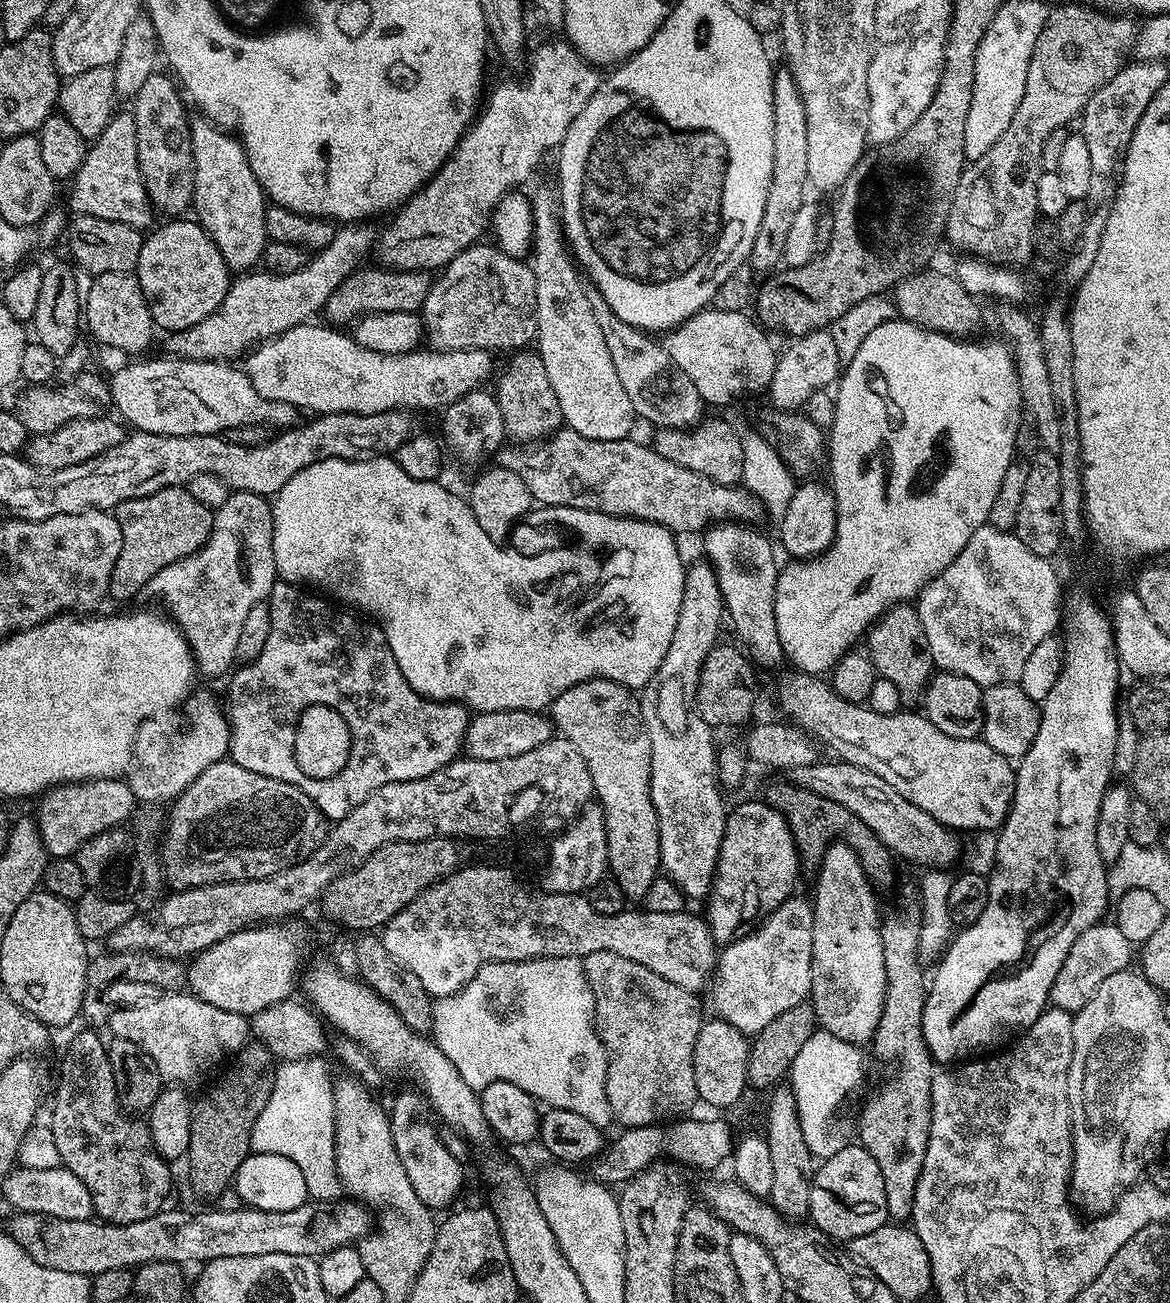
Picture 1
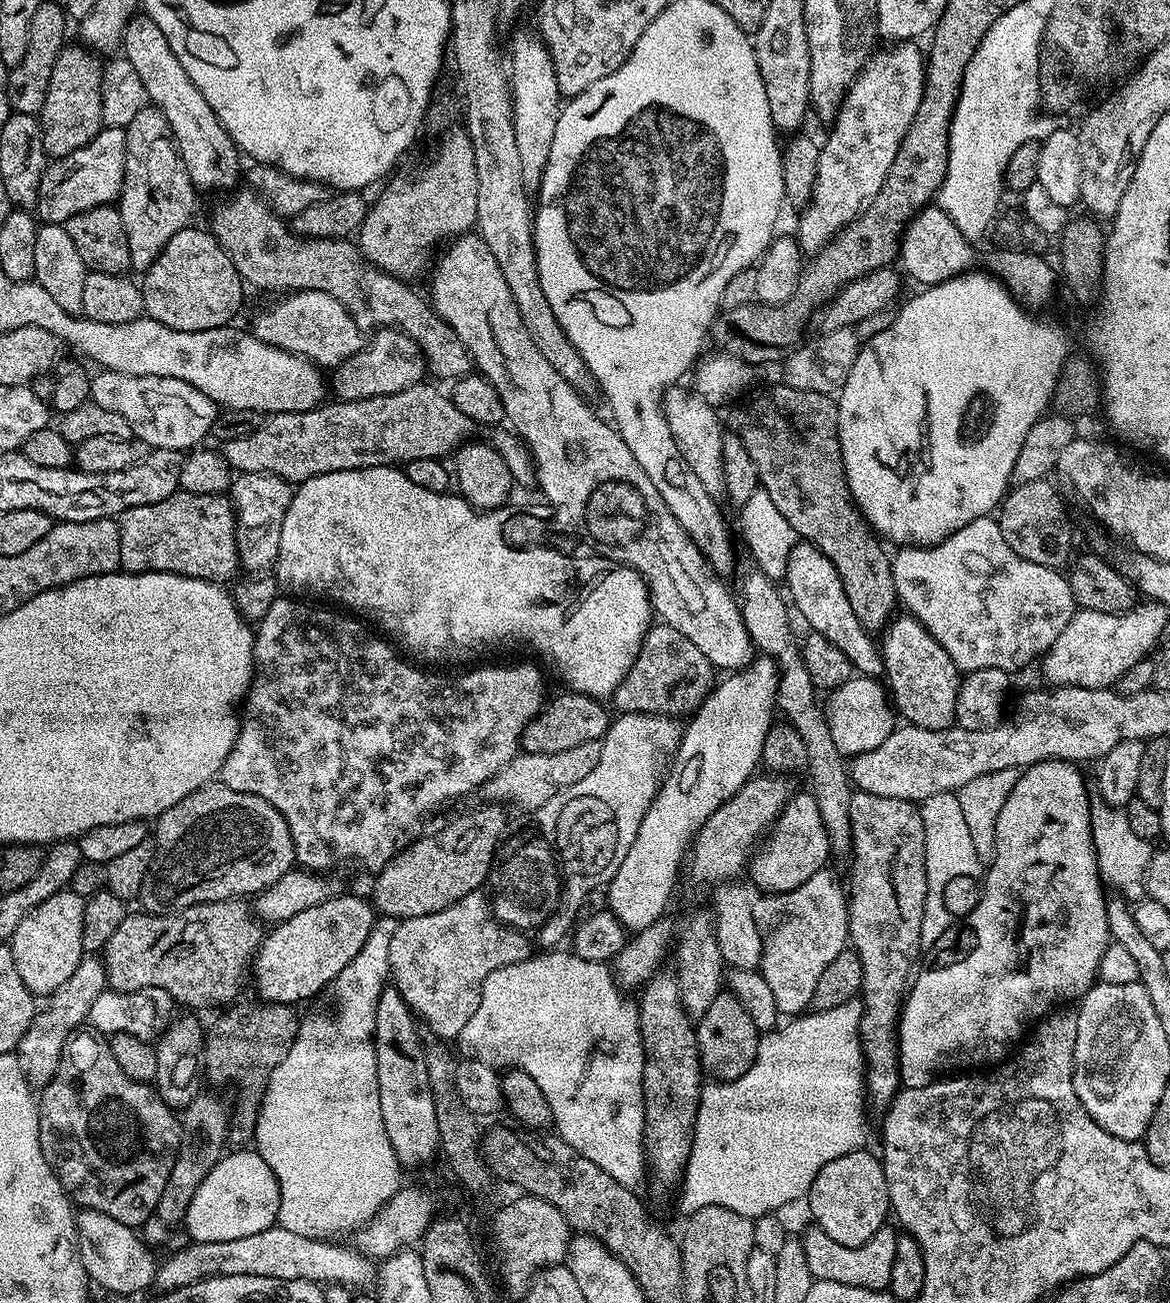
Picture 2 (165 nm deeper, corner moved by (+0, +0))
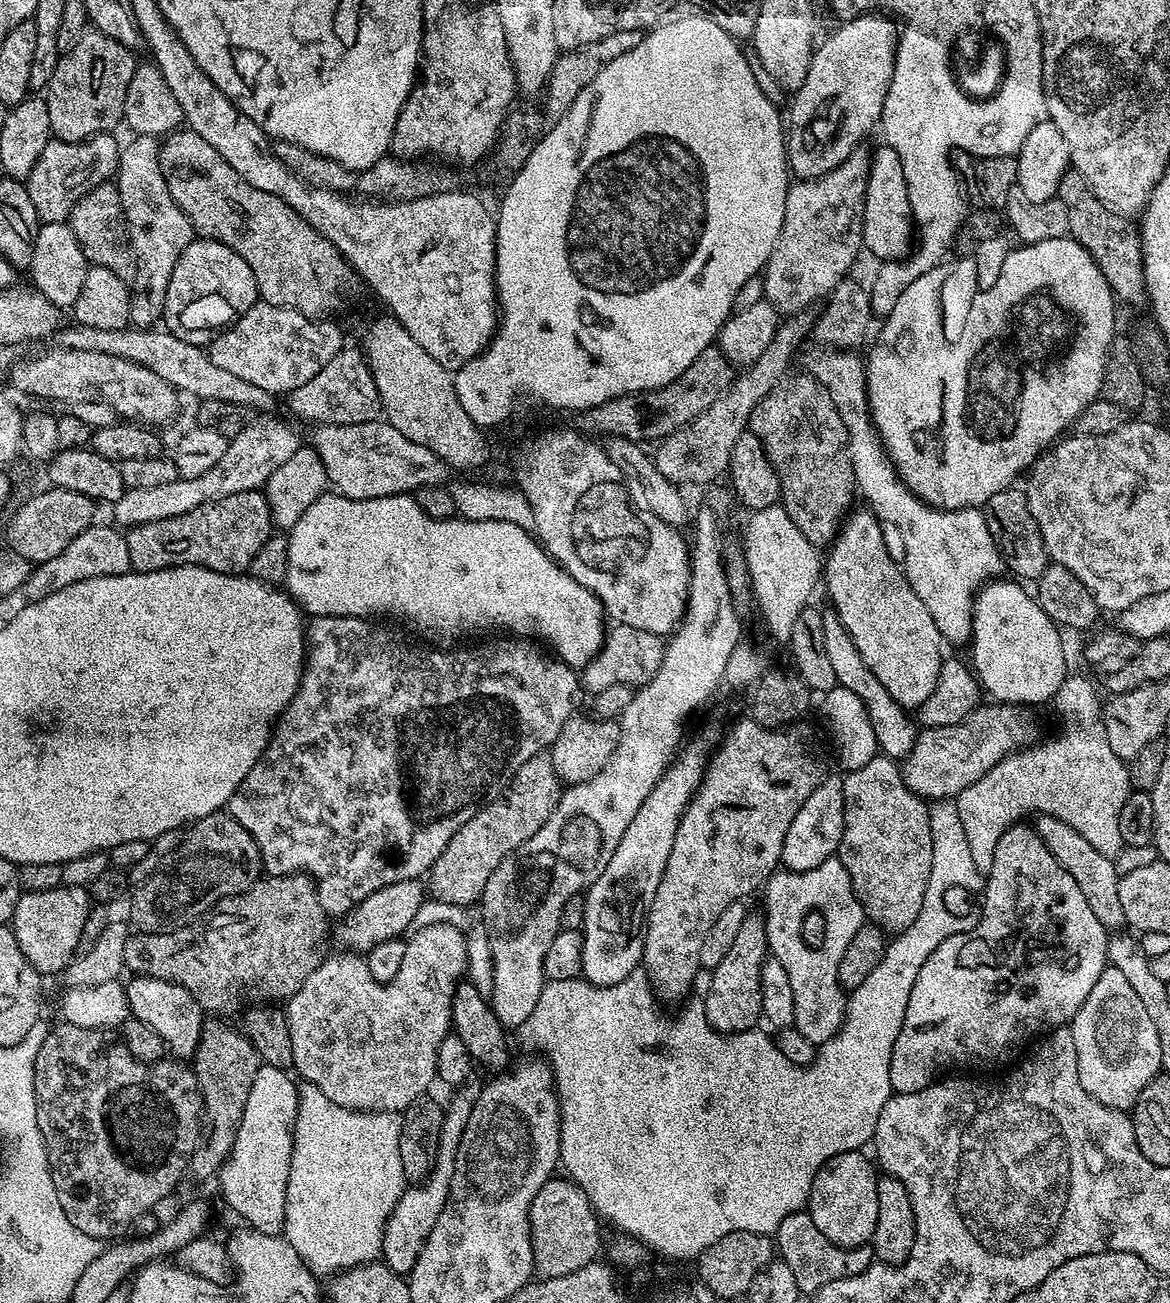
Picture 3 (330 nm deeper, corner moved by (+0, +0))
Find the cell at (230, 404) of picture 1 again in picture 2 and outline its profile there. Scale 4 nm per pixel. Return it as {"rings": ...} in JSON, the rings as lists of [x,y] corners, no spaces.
{"rings":[[[107,370],[97,373],[92,376],[91,403],[102,406],[102,410],[122,414],[122,418],[130,422],[133,437],[146,442],[149,449],[165,448],[183,453],[195,449],[203,441],[200,439],[211,433],[218,406],[202,394],[202,390],[190,386],[190,382],[184,382],[182,378],[135,376]]]}

